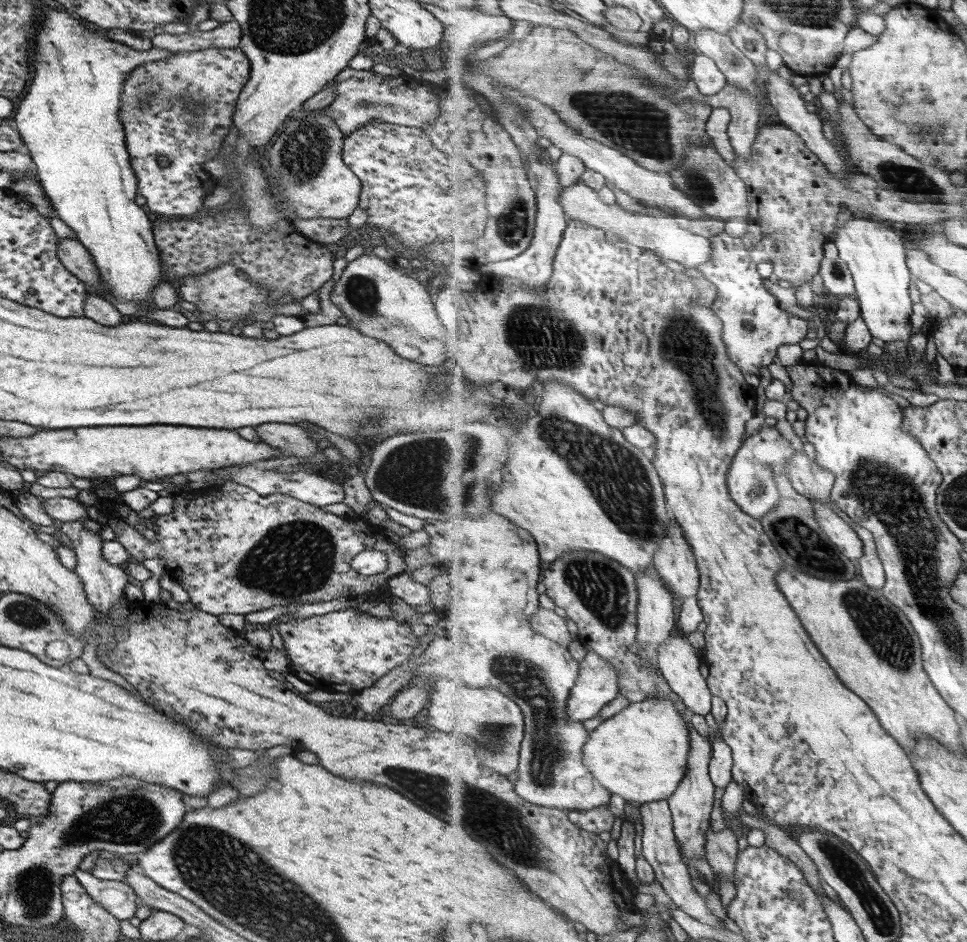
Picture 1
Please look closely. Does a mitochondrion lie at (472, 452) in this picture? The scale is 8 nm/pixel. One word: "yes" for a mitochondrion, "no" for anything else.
yes

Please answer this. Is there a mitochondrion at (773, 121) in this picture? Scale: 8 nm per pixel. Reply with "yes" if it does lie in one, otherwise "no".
no

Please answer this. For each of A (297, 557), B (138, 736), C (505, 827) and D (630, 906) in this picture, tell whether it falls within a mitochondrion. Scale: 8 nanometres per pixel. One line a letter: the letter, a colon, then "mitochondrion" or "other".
A: mitochondrion
B: other
C: mitochondrion
D: other

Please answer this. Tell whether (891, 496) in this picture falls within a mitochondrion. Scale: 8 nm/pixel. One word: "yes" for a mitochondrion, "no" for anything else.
yes

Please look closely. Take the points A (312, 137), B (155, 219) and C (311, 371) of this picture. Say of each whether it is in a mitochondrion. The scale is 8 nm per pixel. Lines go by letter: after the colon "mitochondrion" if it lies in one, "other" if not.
A: mitochondrion
B: other
C: other

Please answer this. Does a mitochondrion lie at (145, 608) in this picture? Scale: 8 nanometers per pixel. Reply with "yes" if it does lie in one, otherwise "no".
no

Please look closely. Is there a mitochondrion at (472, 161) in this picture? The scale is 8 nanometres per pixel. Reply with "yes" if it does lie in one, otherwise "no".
no

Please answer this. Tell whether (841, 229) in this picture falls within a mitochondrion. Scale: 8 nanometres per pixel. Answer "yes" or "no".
no

